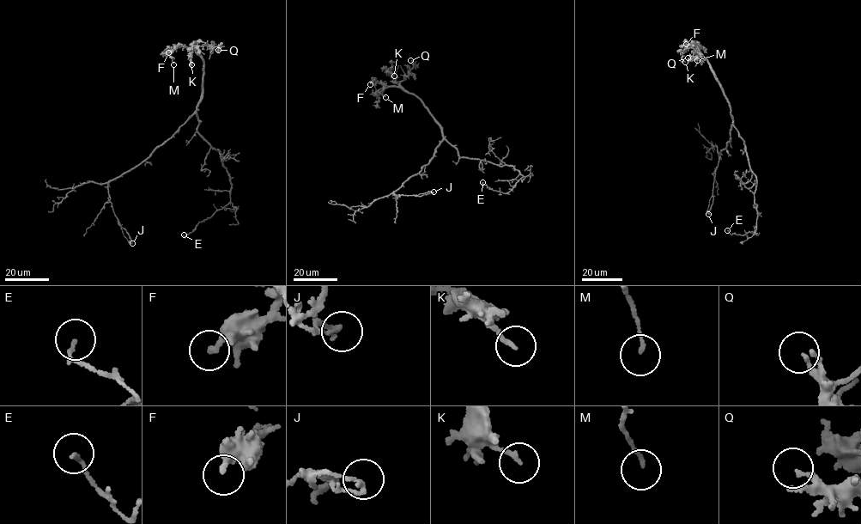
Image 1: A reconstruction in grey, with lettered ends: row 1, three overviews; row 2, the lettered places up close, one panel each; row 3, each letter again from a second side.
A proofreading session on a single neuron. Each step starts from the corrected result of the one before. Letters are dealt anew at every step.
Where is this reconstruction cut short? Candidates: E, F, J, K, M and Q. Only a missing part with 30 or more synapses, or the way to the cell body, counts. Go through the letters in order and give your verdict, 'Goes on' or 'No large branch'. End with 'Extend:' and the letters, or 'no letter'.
E: No large branch
F: No large branch
J: No large branch
K: No large branch
M: No large branch
Q: No large branch
Extend: no letter

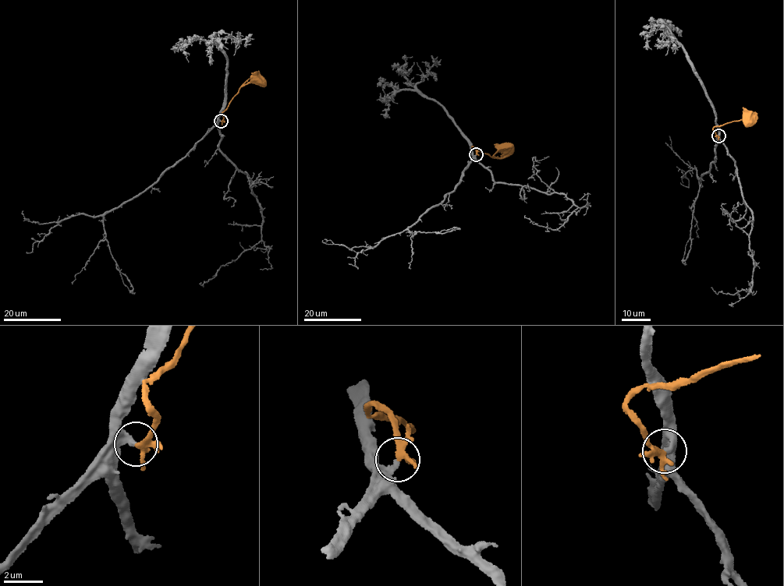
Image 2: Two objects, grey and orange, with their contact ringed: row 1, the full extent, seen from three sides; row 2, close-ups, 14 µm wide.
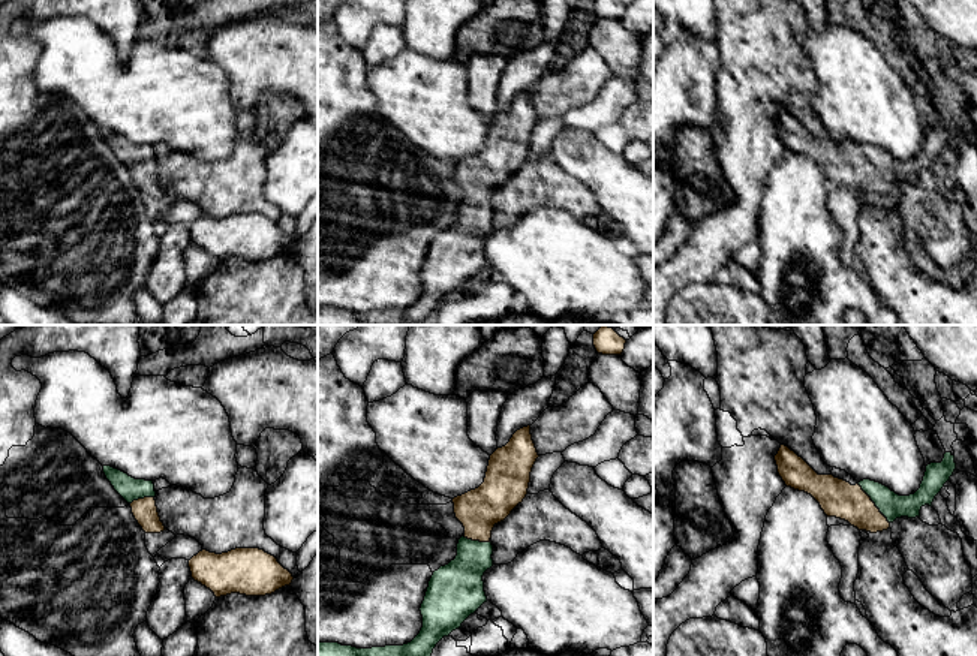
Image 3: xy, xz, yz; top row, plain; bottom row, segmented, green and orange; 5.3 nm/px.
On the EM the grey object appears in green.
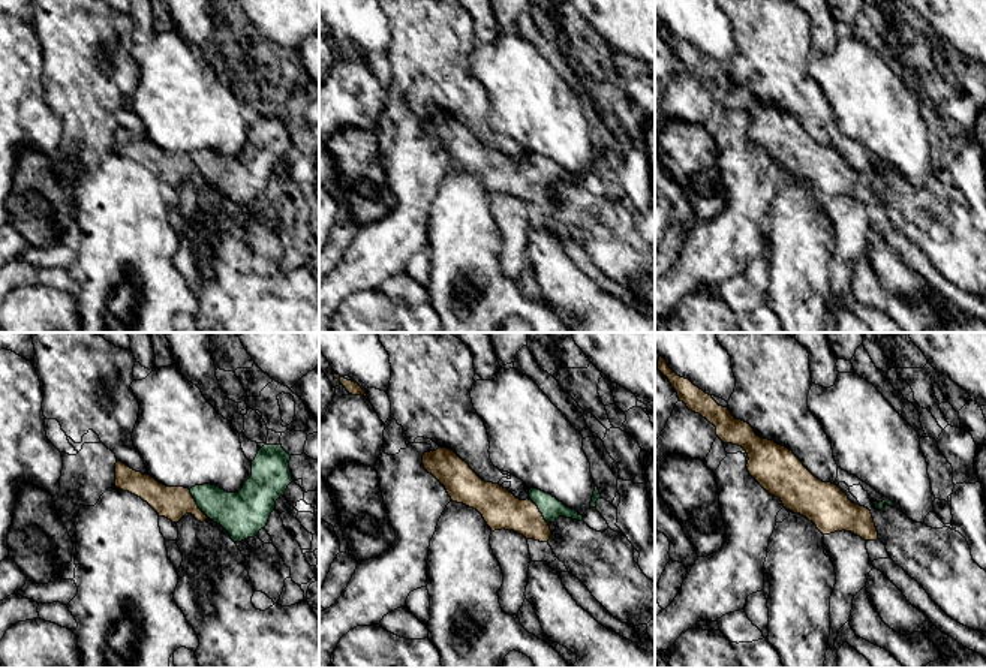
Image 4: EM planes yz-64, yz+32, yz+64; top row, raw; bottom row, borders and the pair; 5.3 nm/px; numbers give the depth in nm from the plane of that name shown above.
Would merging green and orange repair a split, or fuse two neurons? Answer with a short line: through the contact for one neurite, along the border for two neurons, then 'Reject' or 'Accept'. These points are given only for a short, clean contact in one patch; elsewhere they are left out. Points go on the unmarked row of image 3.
Line: yz (892, 169), (874, 166), (845, 166), (836, 162). Accept

